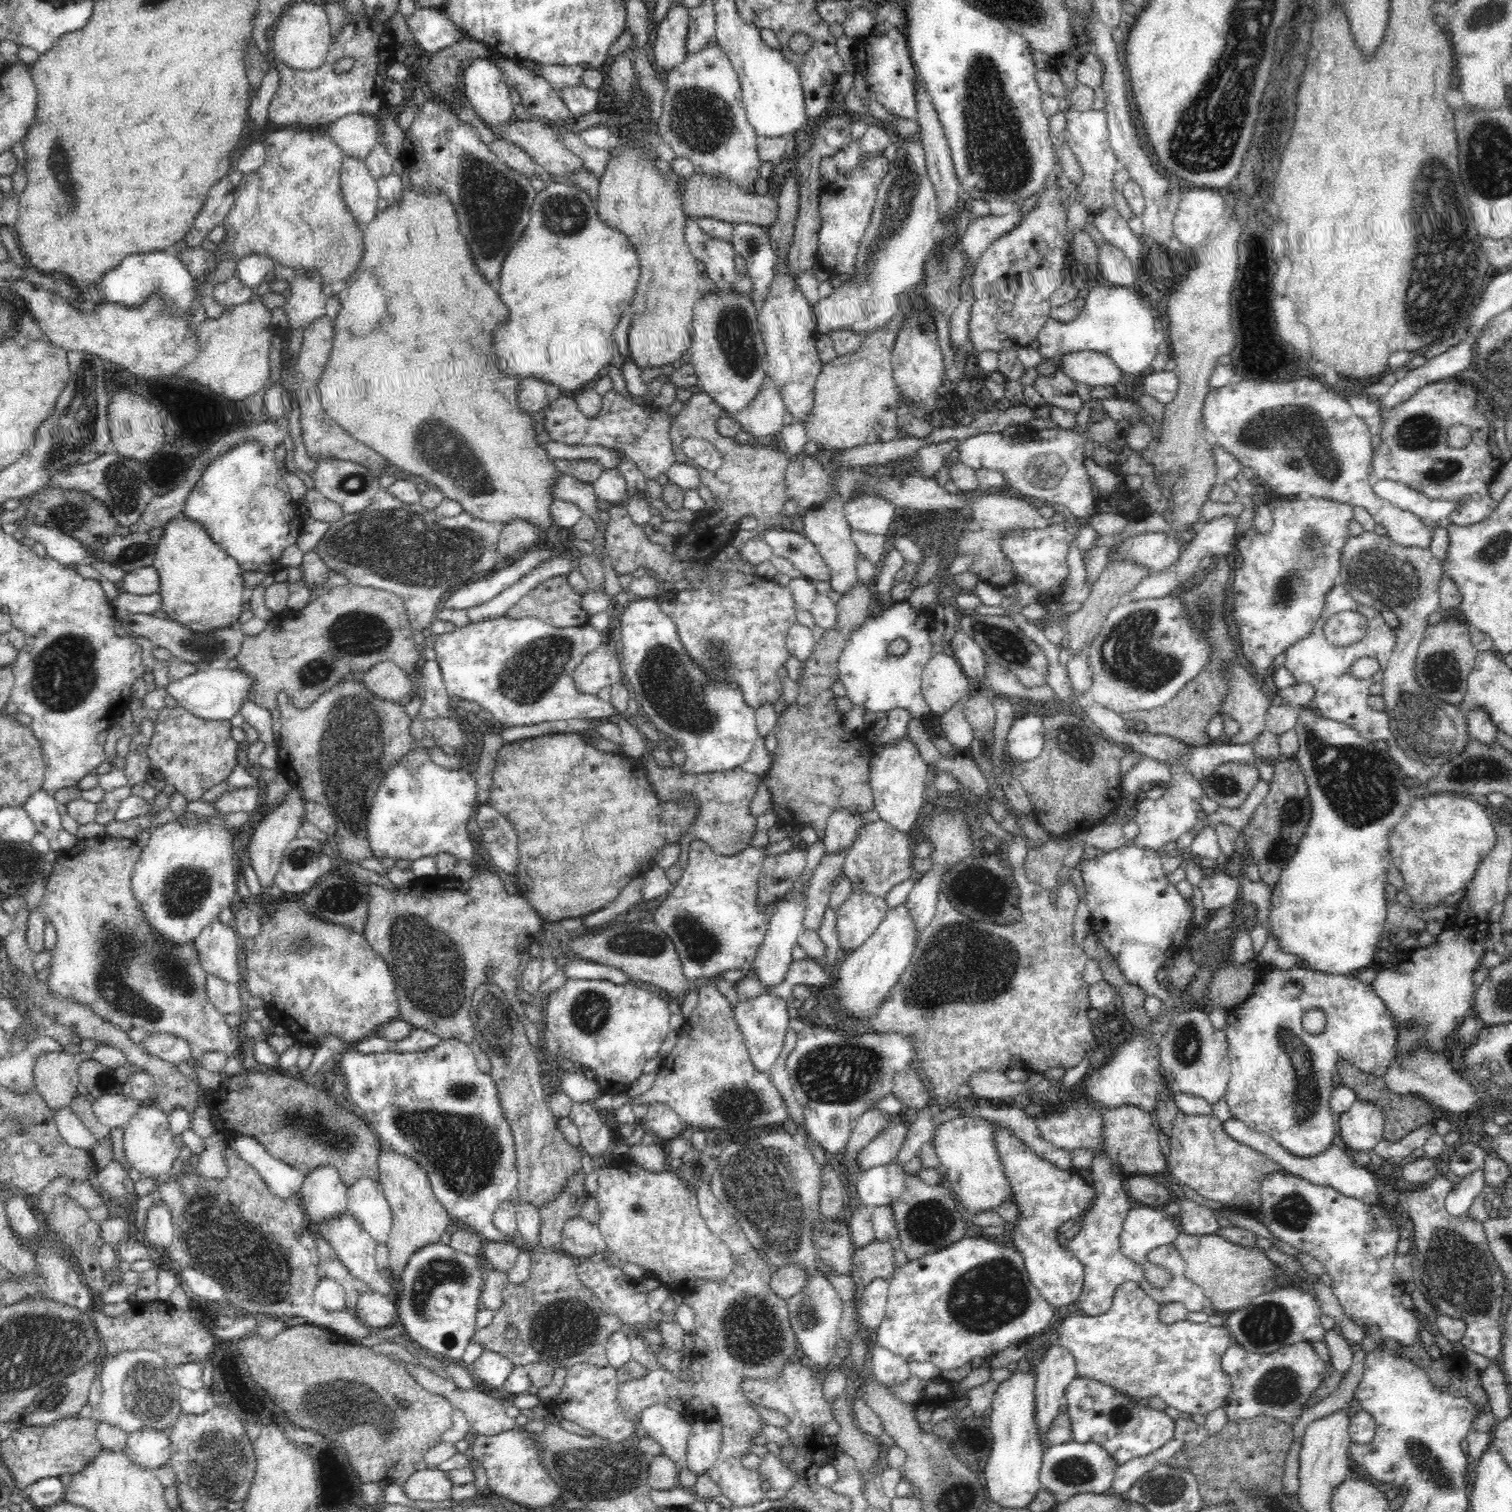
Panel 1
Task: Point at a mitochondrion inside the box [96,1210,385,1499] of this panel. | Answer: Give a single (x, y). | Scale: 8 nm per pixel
(145, 1390)

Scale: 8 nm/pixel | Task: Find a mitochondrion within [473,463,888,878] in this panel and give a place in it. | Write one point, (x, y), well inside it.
(526, 679)

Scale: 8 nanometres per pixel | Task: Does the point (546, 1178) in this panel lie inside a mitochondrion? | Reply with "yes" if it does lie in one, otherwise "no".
no

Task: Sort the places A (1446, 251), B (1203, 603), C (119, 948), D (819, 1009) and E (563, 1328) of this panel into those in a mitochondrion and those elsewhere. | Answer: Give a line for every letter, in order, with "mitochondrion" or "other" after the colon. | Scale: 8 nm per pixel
A: mitochondrion
B: mitochondrion
C: mitochondrion
D: other
E: mitochondrion

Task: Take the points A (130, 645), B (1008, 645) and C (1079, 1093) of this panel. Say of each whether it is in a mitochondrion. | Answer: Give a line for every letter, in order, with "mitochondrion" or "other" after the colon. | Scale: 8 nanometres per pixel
A: other
B: mitochondrion
C: other

